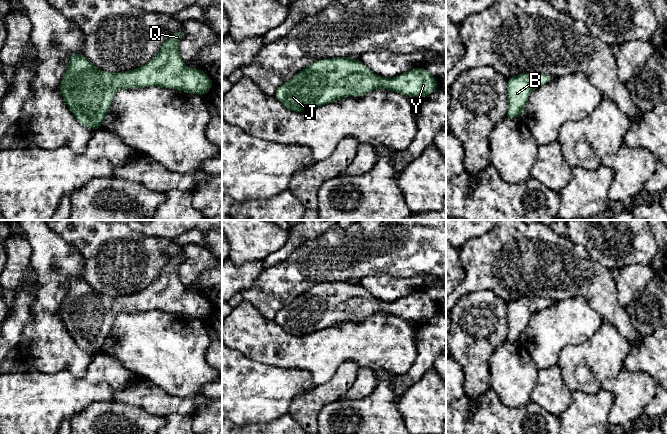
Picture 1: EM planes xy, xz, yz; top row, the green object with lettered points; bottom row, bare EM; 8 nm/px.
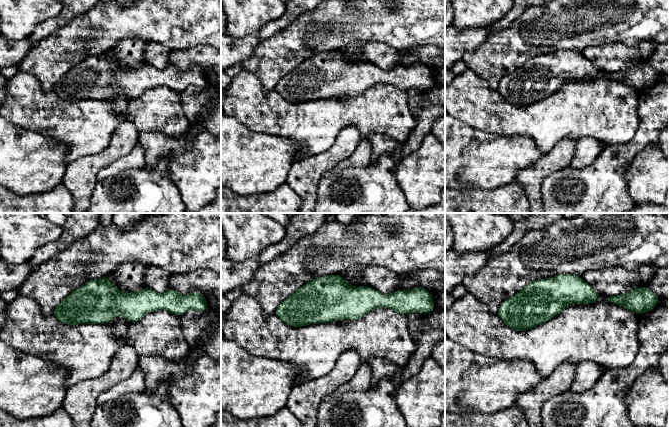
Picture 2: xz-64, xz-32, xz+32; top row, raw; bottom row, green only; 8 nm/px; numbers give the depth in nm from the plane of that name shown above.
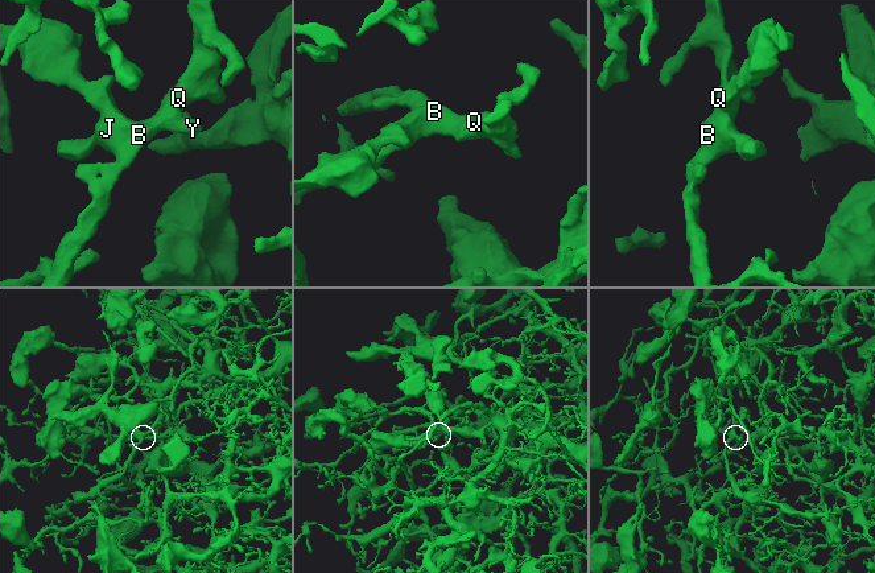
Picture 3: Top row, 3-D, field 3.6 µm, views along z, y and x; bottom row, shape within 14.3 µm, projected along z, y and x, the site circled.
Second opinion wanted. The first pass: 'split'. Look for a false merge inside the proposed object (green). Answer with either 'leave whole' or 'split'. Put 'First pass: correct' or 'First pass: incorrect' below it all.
leave whole
First pass: incorrect

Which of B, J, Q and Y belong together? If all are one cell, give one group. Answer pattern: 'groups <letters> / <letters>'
groups B J Q Y

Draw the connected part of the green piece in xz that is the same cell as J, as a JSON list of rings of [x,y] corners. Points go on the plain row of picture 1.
[[[349,281],[321,283],[302,293],[283,307],[274,321],[293,336],[303,336],[326,329],[347,320],[361,321],[375,313],[388,313],[405,320],[423,322],[438,312],[438,305],[423,291],[417,291],[397,301],[384,302],[373,297],[360,284]]]

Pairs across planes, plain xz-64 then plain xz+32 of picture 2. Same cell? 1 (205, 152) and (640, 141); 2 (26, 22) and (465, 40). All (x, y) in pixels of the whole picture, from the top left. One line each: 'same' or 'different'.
1: different
2: different

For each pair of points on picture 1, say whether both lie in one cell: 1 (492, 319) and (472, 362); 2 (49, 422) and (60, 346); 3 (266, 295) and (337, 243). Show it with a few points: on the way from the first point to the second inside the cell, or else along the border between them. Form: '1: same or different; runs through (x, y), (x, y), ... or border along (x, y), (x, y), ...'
1: same; runs through (481, 330), (472, 339), (472, 351)
2: different; border along (34, 366), (49, 373), (68, 371), (79, 378)
3: same; runs through (284, 282), (306, 266), (319, 260)

